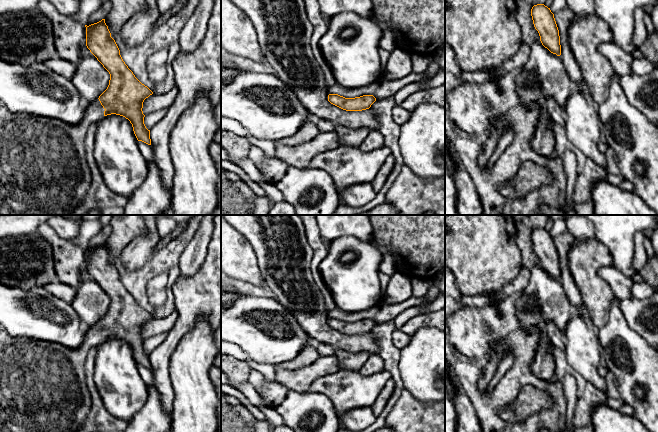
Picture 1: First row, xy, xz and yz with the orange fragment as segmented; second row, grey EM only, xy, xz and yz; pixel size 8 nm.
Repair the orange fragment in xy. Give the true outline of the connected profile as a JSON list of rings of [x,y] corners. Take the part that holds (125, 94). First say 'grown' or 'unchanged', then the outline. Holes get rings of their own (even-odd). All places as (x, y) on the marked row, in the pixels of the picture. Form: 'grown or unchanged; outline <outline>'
grown; outline [[[105,19],[85,27],[86,46],[109,72],[110,80],[99,98],[86,105],[83,119],[78,125],[27,113],[13,113],[0,103],[0,215],[70,215],[83,201],[92,182],[84,148],[87,130],[107,115],[116,114],[128,119],[137,140],[151,145],[150,130],[144,124],[142,108],[144,100],[153,92],[135,77],[123,61]]]

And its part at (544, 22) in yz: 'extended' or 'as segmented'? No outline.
as segmented

